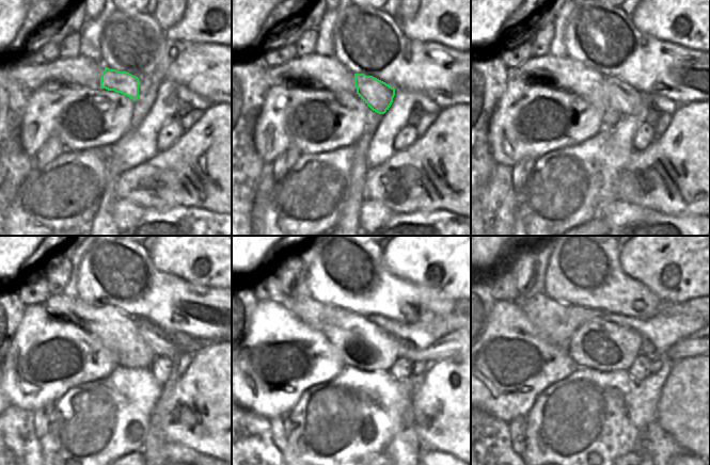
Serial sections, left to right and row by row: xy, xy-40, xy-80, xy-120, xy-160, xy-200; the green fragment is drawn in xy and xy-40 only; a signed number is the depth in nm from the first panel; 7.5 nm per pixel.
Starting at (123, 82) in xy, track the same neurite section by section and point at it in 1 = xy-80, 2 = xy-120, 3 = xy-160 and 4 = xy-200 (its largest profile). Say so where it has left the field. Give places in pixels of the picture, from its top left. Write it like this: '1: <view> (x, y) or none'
1: xy-80 (622, 97)
2: xy-120 (157, 339)
3: xy-160 (448, 346)
4: xy-200 (688, 347)

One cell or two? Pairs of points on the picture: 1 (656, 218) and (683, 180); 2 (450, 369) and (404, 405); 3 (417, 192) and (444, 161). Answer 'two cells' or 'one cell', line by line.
1: two cells
2: two cells
3: one cell

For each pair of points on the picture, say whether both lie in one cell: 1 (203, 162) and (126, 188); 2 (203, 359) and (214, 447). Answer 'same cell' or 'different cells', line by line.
1: same cell
2: same cell

